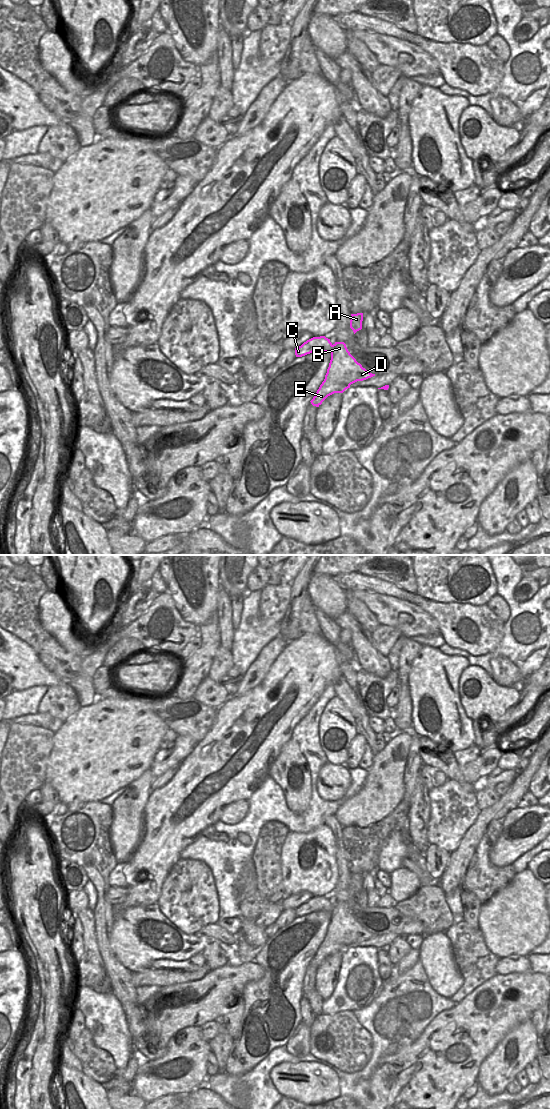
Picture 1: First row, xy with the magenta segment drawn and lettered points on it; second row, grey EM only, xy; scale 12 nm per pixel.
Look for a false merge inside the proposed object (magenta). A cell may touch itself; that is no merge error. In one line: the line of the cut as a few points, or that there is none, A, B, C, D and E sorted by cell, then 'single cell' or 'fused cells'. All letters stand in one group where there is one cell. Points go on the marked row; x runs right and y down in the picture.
cut in xy along (331, 344), (319, 347), (314, 351); A B D E / C; fused cells

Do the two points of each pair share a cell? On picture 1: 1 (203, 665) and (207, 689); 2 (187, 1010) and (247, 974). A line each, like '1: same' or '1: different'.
1: different
2: same

